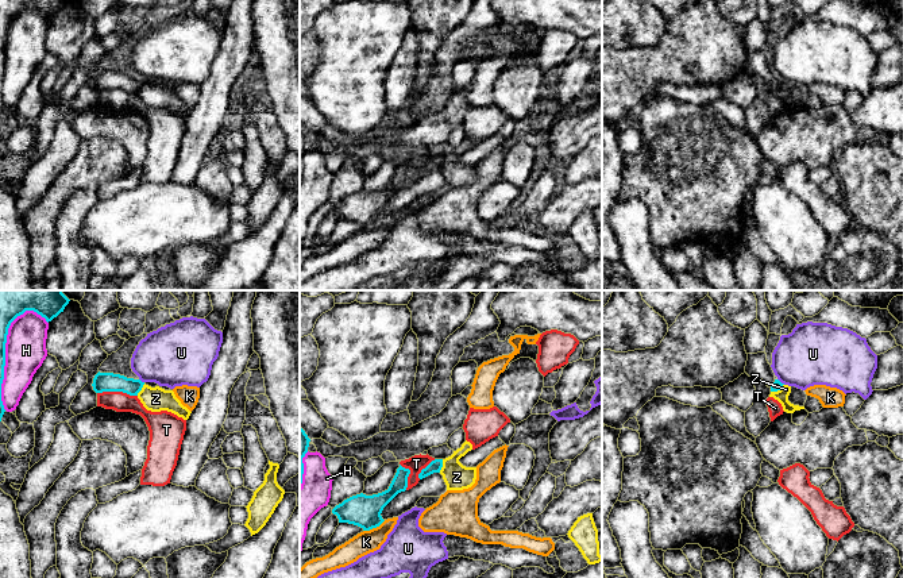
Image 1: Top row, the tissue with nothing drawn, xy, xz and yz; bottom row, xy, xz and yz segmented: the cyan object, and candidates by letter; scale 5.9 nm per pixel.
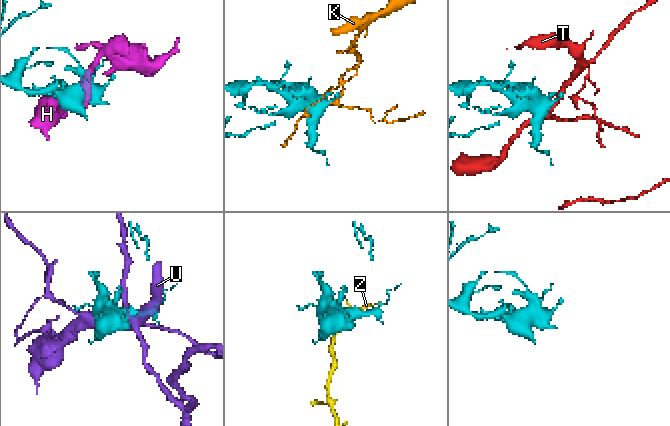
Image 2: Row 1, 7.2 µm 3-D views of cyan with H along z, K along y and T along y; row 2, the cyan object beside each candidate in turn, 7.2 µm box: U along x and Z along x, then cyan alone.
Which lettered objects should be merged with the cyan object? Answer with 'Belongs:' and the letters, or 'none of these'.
Belongs: none of these

